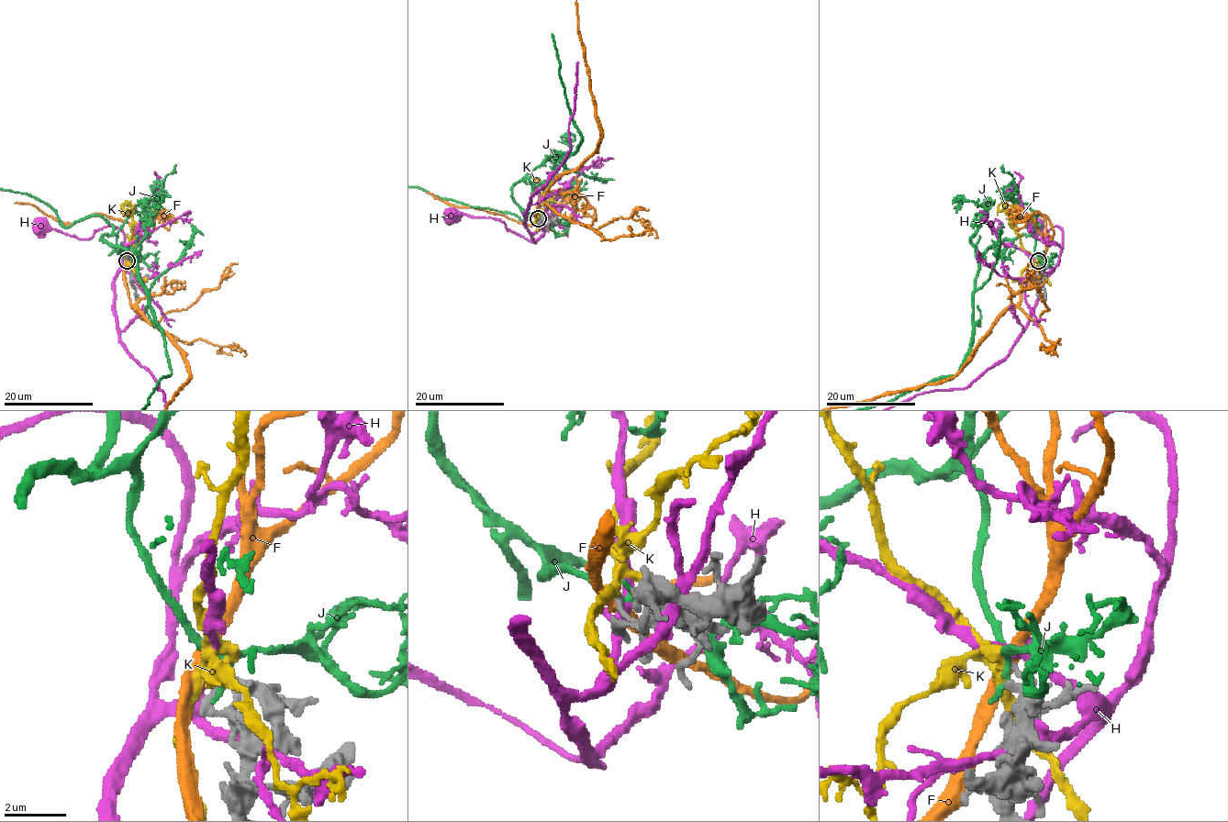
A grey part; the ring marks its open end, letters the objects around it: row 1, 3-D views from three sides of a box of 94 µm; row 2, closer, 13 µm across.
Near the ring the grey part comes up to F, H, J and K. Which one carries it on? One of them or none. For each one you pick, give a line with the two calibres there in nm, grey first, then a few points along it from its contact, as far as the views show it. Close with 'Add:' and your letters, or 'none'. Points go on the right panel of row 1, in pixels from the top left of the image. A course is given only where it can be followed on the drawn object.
Add: none

